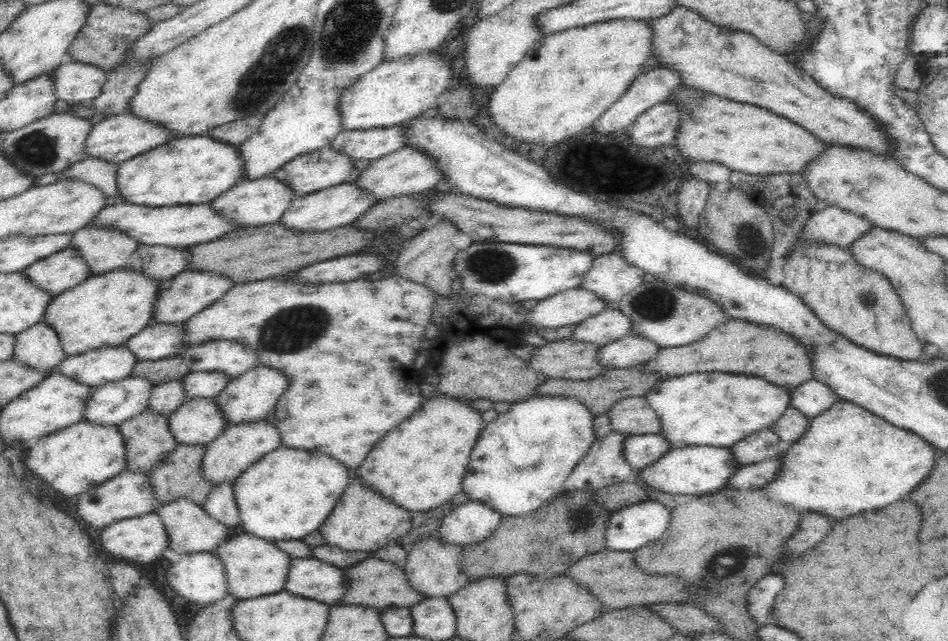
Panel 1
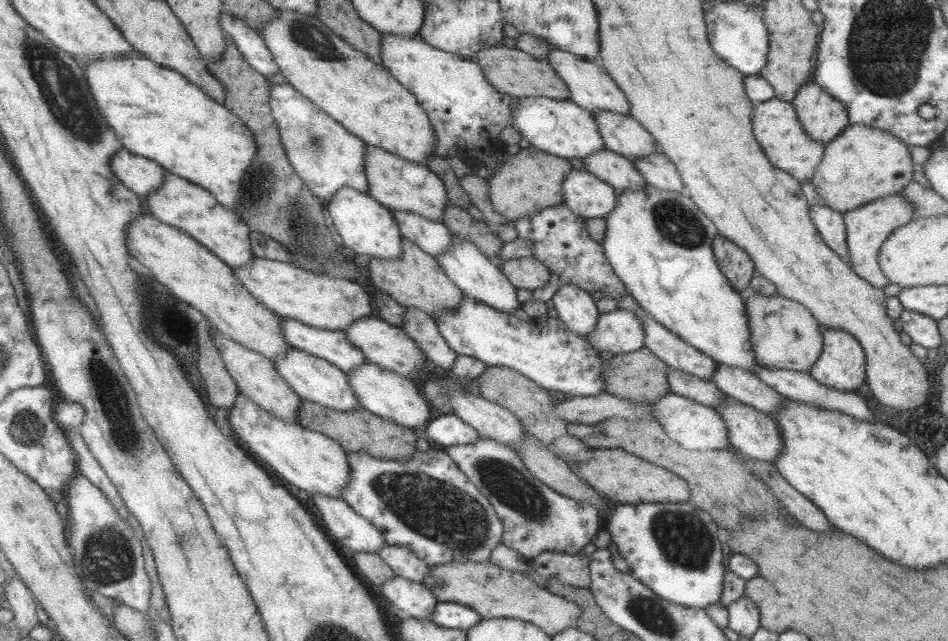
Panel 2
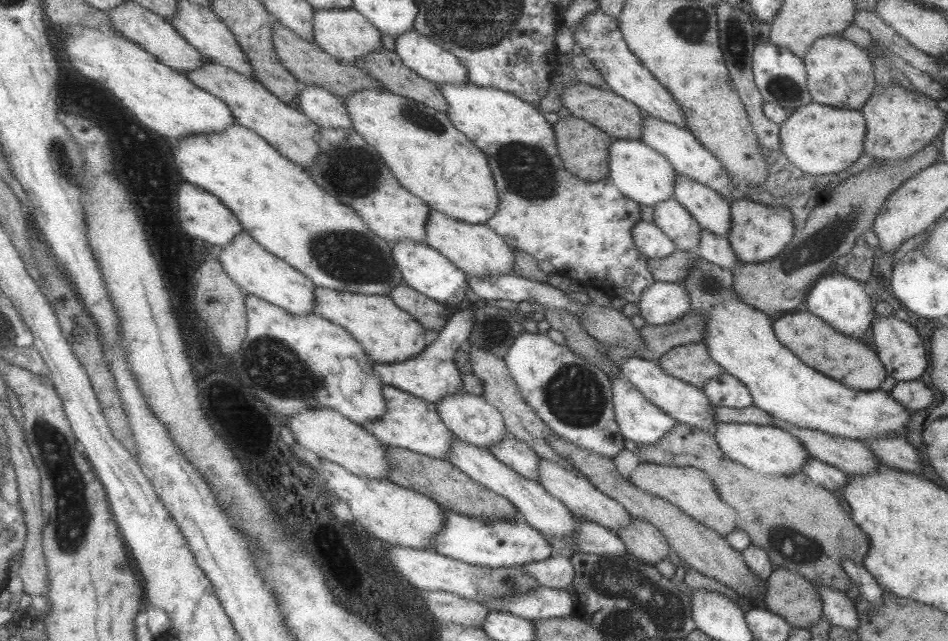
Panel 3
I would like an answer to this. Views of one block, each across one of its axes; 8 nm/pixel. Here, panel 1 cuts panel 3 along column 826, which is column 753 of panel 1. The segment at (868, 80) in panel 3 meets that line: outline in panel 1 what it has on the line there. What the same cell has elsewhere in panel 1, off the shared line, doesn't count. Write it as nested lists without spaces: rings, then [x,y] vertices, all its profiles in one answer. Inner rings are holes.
[[[678,4],[664,16],[646,18],[644,21],[648,23],[652,32],[651,55],[656,57],[658,68],[668,68],[677,72],[681,77],[682,85],[736,103],[752,104],[764,108],[798,124],[827,144],[843,144],[844,146],[863,148],[876,154],[888,155],[890,143],[888,143],[882,127],[878,127],[872,121],[868,112],[846,98],[830,96],[814,79],[798,68],[788,56],[774,52],[768,46],[761,44],[752,34],[732,31],[729,28],[712,24],[700,13]]]

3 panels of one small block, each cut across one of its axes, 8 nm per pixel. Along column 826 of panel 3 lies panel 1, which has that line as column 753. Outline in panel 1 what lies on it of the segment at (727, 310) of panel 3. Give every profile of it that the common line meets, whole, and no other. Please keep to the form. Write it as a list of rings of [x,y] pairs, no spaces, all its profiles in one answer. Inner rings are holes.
[[[695,372],[671,379],[656,381],[645,394],[646,400],[655,410],[660,421],[658,435],[668,440],[670,446],[683,442],[685,446],[711,446],[730,448],[739,440],[769,427],[790,407],[790,392],[769,383],[764,378],[726,374],[726,372]]]

